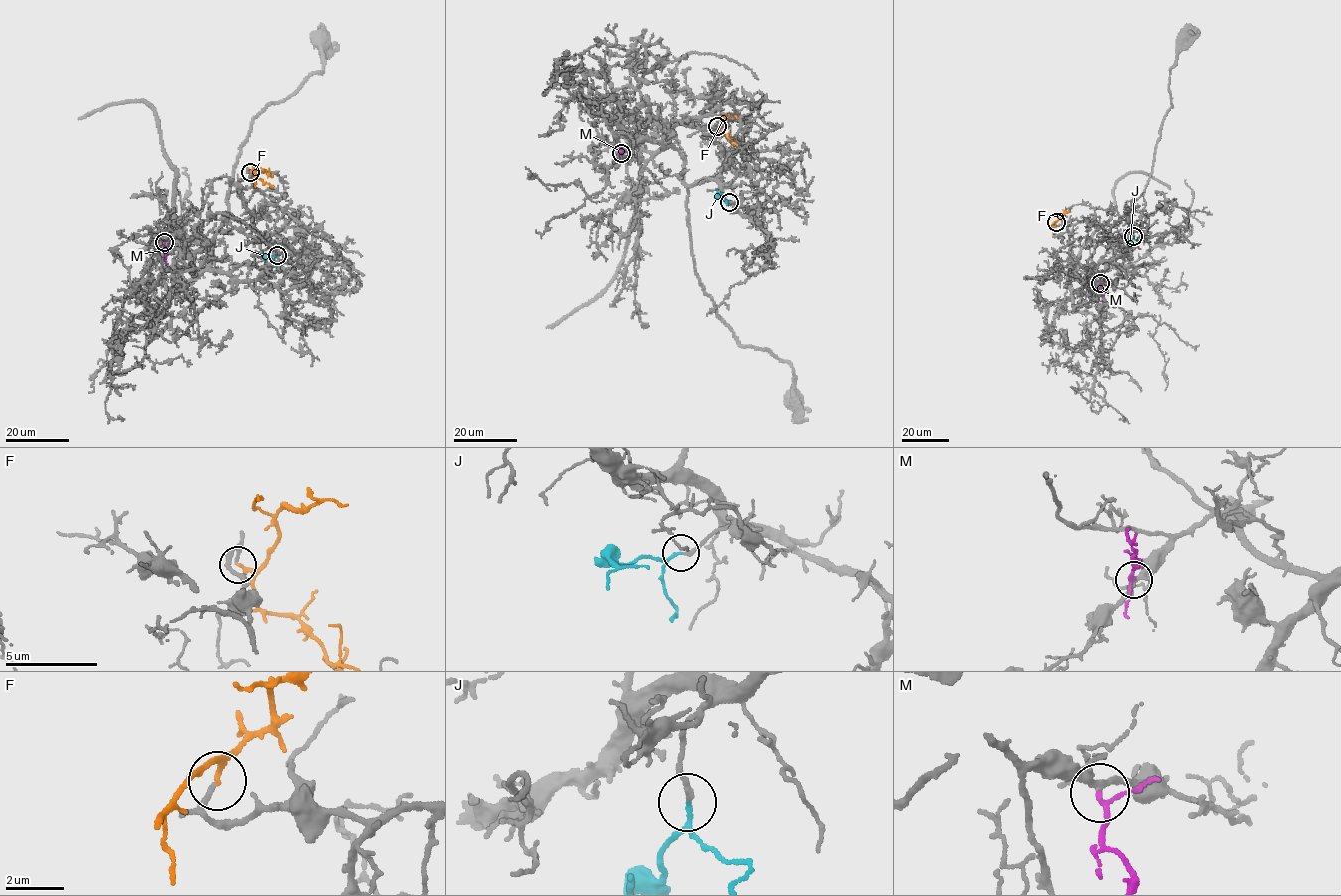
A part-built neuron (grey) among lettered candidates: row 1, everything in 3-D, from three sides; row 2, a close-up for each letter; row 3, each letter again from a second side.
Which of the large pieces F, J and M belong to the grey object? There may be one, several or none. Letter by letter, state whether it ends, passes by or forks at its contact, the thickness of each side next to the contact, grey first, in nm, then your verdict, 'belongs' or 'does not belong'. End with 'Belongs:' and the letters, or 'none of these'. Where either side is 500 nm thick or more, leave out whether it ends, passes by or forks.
F: it passes by; calibres 150 and 130 nm; does not belong
J: it passes by; calibres 190 and 120 nm; belongs
M: it passes by; calibres 200 and 140 nm; belongs
Belongs: J, M

